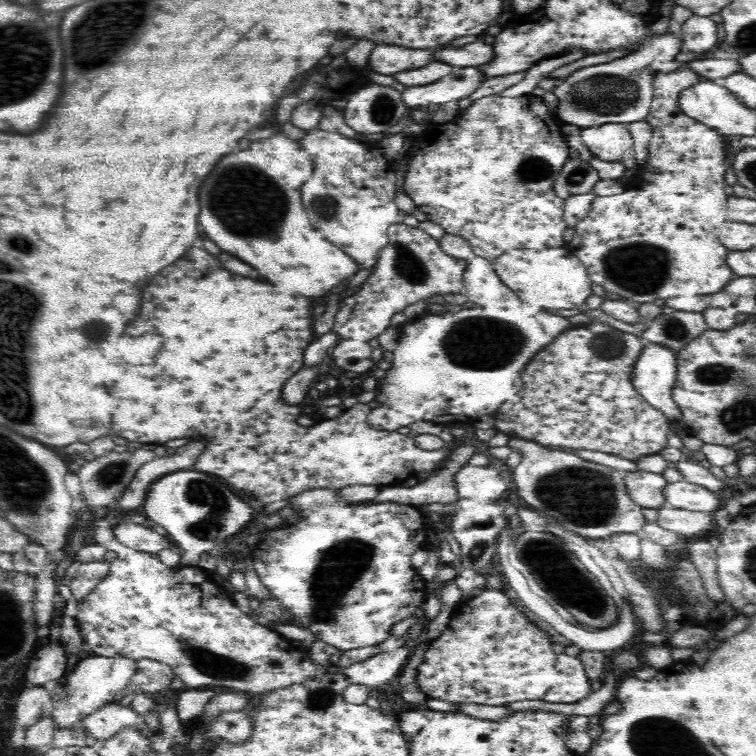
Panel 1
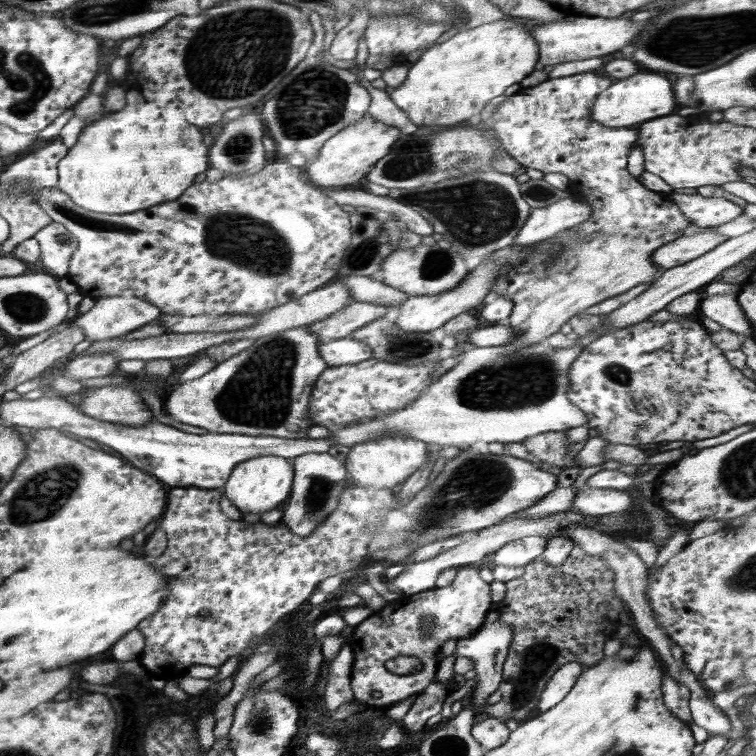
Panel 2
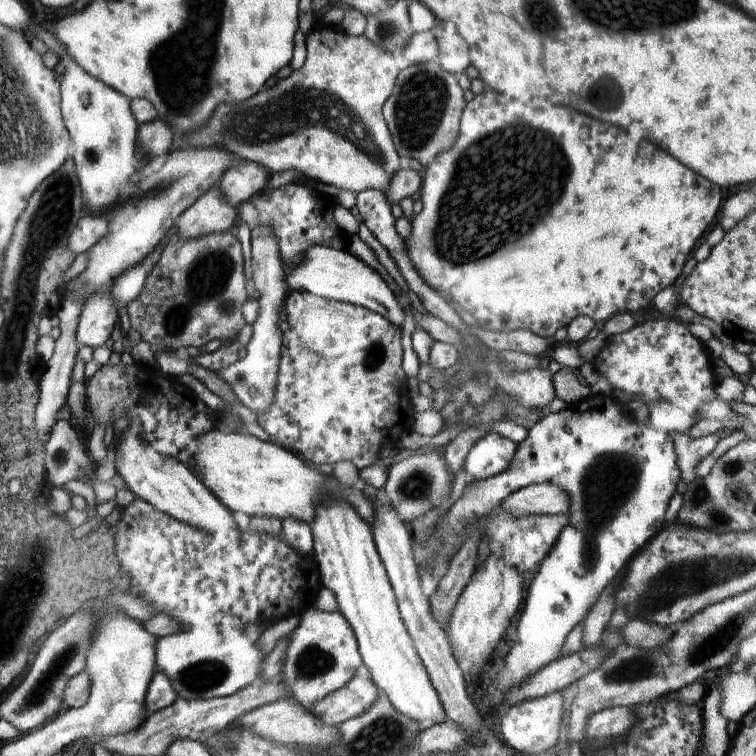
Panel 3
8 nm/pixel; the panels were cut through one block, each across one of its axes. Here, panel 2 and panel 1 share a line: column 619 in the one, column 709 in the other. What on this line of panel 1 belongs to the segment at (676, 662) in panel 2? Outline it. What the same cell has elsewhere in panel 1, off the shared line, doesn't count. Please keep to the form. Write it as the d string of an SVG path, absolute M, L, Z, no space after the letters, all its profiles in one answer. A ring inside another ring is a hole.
M704 536L686 547L689 549L690 560L696 565L696 570L704 581L707 596L717 605L726 602L717 575L717 554L715 547L709 542L709 537Z

